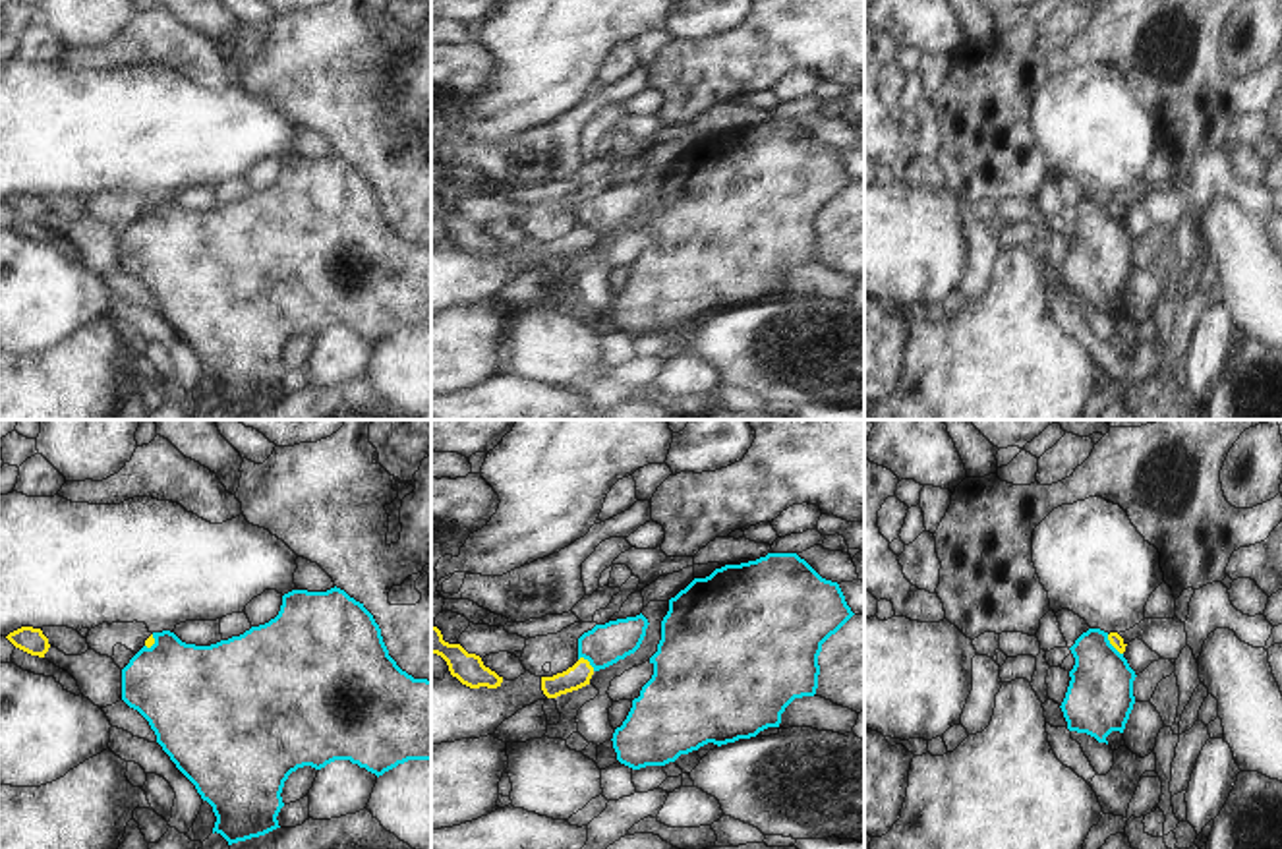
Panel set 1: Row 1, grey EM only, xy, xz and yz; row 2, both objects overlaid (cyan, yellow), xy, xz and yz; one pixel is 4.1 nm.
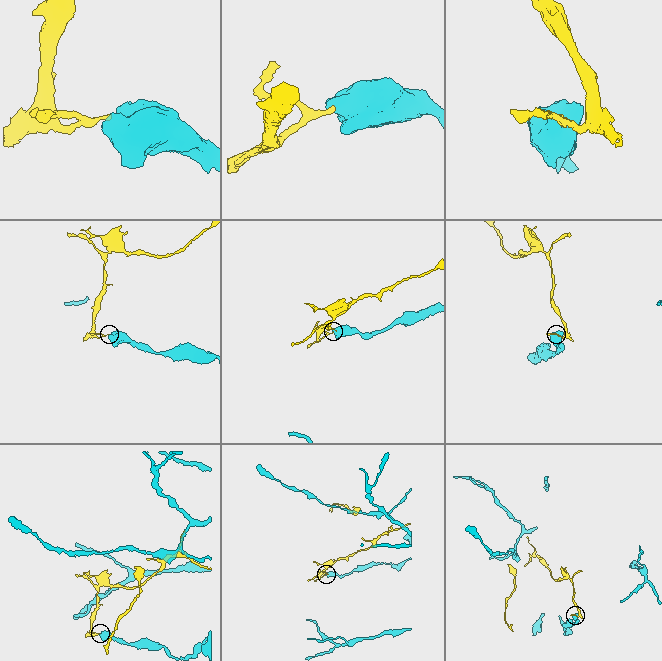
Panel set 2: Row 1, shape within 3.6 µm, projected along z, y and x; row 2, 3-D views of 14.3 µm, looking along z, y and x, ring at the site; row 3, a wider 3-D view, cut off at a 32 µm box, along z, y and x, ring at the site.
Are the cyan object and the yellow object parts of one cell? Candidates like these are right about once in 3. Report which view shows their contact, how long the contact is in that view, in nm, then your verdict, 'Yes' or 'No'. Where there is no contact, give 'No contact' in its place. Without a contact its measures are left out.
Touches cyan in yz. Shared border 110 nm. No

